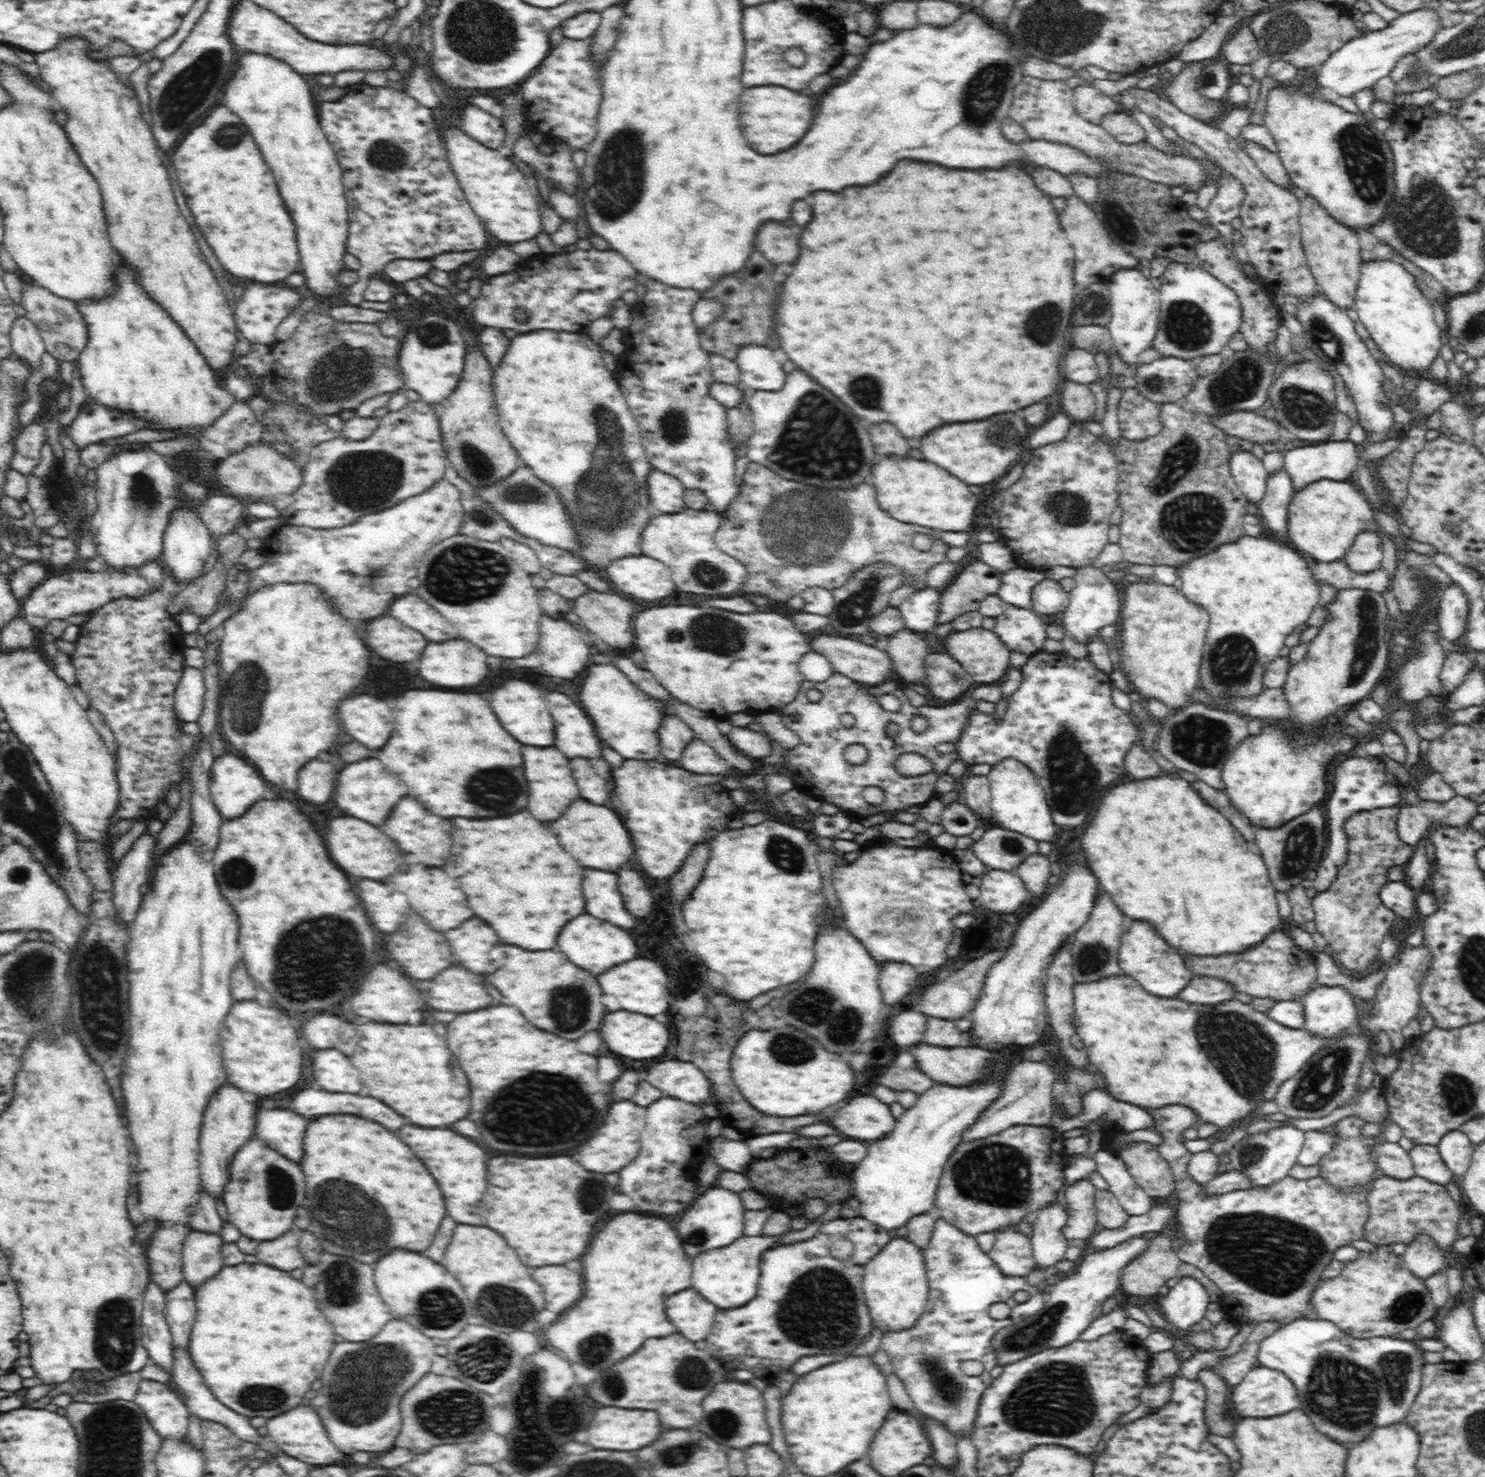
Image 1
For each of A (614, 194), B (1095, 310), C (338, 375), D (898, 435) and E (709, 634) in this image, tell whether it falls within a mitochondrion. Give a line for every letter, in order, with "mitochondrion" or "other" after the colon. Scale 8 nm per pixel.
A: mitochondrion
B: mitochondrion
C: mitochondrion
D: other
E: mitochondrion

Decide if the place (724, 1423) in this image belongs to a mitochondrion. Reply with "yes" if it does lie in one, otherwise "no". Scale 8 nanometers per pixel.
yes

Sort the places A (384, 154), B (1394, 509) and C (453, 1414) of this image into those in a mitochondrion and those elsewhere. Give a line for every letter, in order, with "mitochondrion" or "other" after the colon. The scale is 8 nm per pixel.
A: mitochondrion
B: other
C: mitochondrion

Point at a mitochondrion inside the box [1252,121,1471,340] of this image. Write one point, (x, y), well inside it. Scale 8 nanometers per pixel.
(1430, 230)

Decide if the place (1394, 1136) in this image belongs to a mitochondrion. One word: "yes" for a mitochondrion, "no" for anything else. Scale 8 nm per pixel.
no

